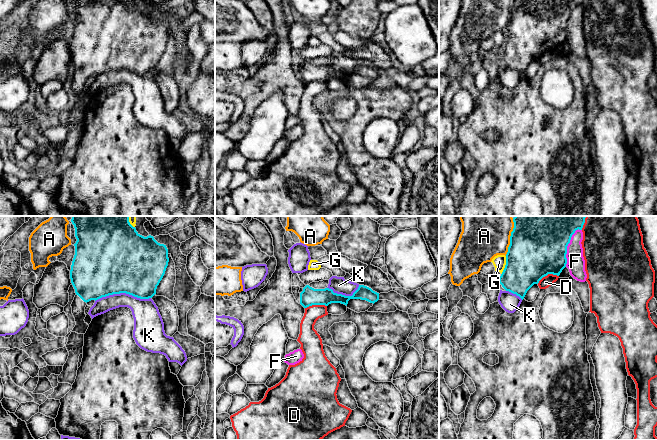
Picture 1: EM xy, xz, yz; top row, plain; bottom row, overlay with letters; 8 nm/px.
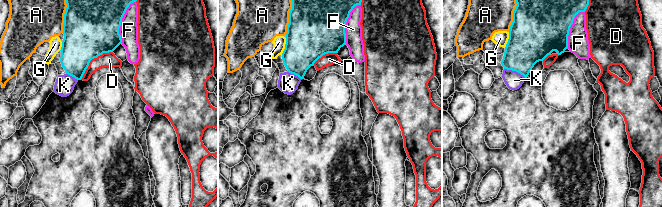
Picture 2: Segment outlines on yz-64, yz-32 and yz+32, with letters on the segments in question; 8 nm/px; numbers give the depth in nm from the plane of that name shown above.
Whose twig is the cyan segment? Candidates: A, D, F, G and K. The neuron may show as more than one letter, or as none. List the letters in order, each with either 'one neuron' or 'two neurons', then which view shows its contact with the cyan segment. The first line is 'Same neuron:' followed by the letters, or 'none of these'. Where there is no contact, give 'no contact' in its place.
Same neuron: none of these
A: two neurons | yz
D: two neurons | yz
F: two neurons | yz
G: two neurons | yz
K: two neurons | xy

